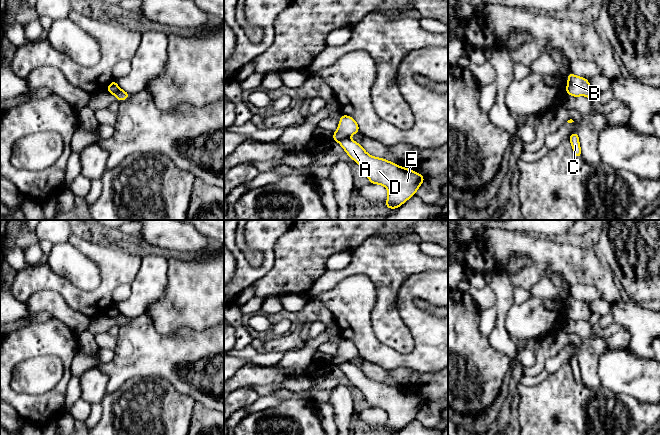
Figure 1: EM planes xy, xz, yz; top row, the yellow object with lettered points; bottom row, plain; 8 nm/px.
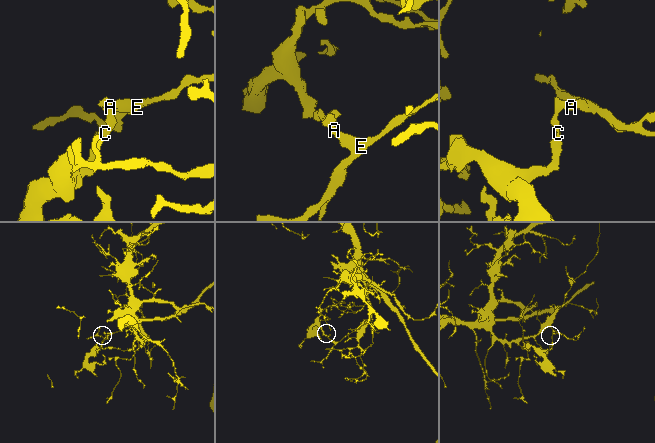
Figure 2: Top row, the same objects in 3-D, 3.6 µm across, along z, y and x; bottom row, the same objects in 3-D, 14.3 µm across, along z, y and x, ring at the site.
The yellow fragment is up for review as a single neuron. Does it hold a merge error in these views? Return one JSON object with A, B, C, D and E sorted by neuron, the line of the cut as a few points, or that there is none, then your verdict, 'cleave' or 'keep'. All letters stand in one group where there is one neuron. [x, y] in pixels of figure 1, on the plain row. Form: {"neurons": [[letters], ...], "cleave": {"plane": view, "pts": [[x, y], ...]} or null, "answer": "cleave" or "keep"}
{"neurons": [["A", "D", "E"], ["B", "C"]], "cleave": {"plane": "xz", "pts": [[348, 360], [338, 365]]}, "answer": "cleave"}

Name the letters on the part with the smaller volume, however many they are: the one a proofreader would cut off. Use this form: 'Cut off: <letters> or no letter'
Cut off: B, C

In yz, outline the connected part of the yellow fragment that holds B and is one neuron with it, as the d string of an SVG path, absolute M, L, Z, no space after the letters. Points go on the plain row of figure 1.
M572 297L567 299L568 308L566 309L567 319L578 321L578 320L589 320L591 317L591 310L588 303L578 301Z

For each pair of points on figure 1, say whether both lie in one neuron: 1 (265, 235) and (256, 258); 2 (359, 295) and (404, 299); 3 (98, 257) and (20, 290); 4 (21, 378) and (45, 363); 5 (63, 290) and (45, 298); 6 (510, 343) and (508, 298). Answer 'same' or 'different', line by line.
1: different
2: same
3: same
4: same
5: different
6: same

